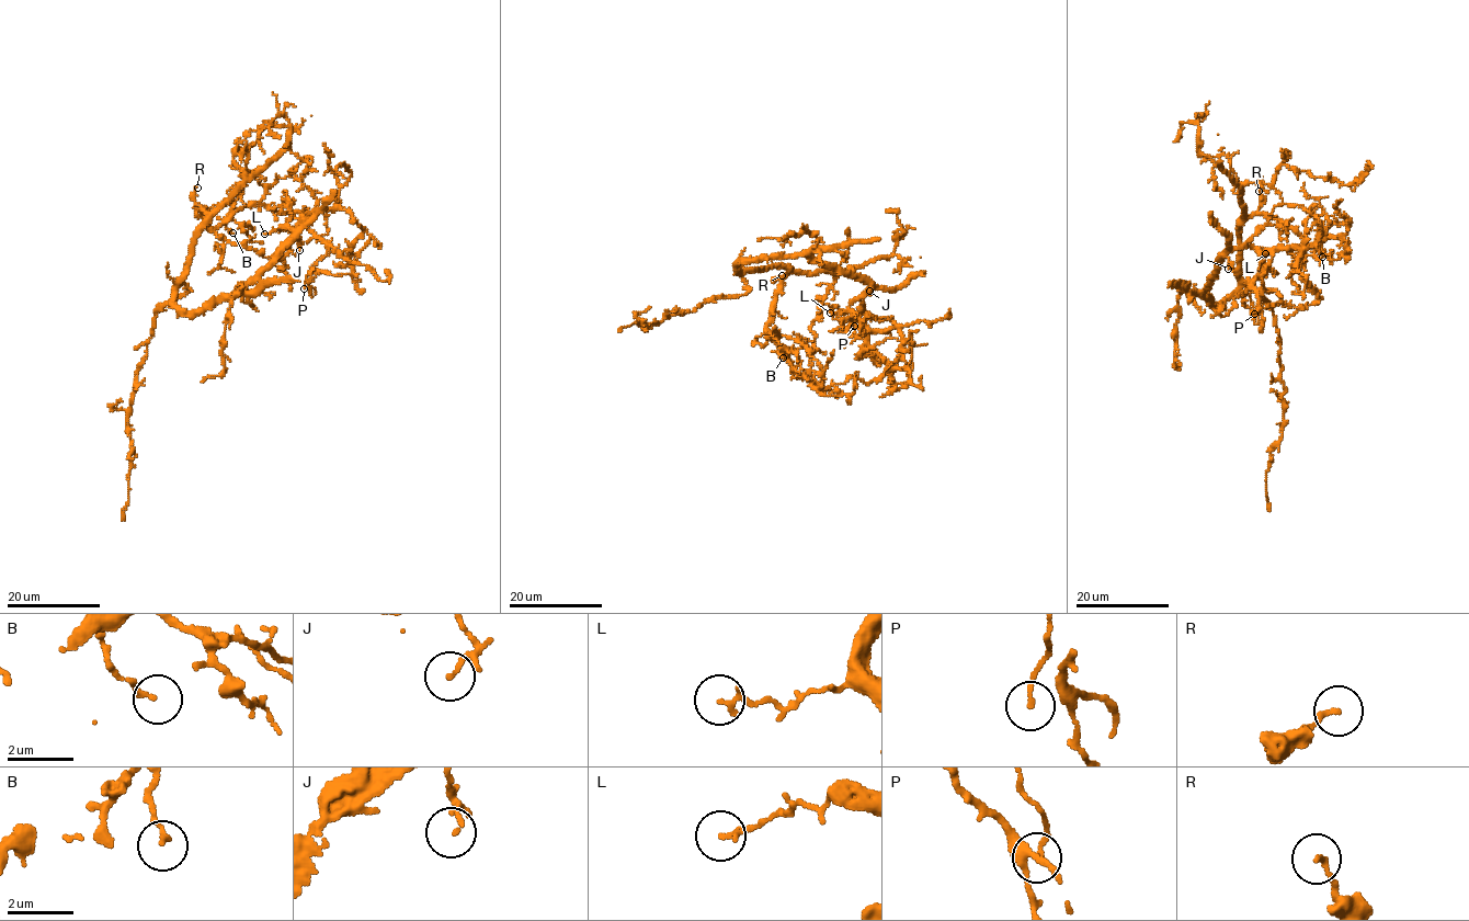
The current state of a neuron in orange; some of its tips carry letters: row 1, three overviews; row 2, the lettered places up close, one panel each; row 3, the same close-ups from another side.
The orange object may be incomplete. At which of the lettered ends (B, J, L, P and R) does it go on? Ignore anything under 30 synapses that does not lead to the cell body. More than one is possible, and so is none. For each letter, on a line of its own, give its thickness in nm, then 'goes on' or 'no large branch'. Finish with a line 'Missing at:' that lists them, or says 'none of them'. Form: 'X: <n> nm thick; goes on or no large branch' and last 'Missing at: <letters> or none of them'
B: 150 nm thick; no large branch
J: 110 nm thick; no large branch
L: 180 nm thick; no large branch
P: 150 nm thick; no large branch
R: 140 nm thick; no large branch
Missing at: none of them

